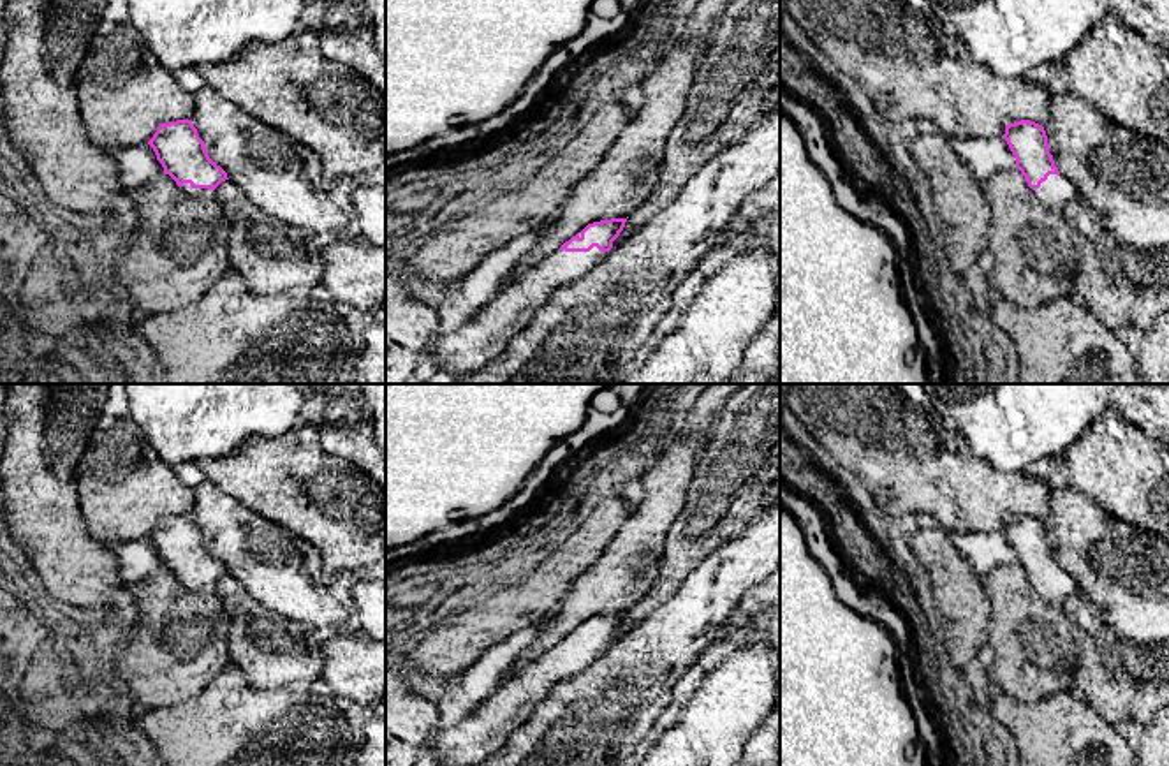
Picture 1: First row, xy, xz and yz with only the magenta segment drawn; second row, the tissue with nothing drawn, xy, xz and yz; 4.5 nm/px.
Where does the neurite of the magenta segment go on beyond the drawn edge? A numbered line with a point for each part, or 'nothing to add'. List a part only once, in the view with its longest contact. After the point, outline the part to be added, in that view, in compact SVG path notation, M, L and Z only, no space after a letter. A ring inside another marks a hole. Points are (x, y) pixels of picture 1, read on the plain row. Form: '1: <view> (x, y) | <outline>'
1: xz (470, 742) | M556 644L521 673L500 683L475 711L438 733L433 755L438 766L477 766L496 752L507 736L523 725L553 687L579 673L607 646Z

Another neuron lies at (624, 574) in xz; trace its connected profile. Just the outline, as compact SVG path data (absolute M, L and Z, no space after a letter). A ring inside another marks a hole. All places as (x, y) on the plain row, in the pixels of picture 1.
M678 431L674 442L655 458L648 470L639 477L644 488L641 504L614 532L606 551L574 579L558 611L553 615L551 623L516 657L514 664L504 673L500 683L516 676L544 652L560 644L565 636L579 629L588 618L627 613L650 593L660 578L664 539L687 505L688 486L706 442L708 435L685 437Z

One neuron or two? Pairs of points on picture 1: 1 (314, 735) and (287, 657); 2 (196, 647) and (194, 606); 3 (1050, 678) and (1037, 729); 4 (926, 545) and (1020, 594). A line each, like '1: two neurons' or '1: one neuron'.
1: two neurons
2: one neuron
3: two neurons
4: two neurons

